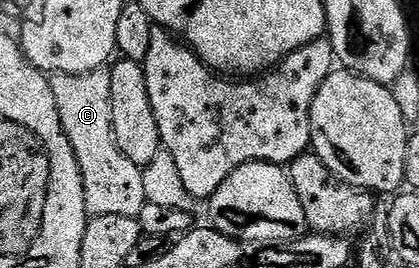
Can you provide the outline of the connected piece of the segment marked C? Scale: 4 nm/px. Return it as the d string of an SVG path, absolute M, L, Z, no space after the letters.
M97 68L87 74L63 74L49 76L51 94L55 94L55 106L59 106L59 122L75 150L79 170L83 174L85 209L89 217L119 214L138 216L147 203L143 194L142 168L135 166L115 142L115 130L111 122L111 74L105 68Z

